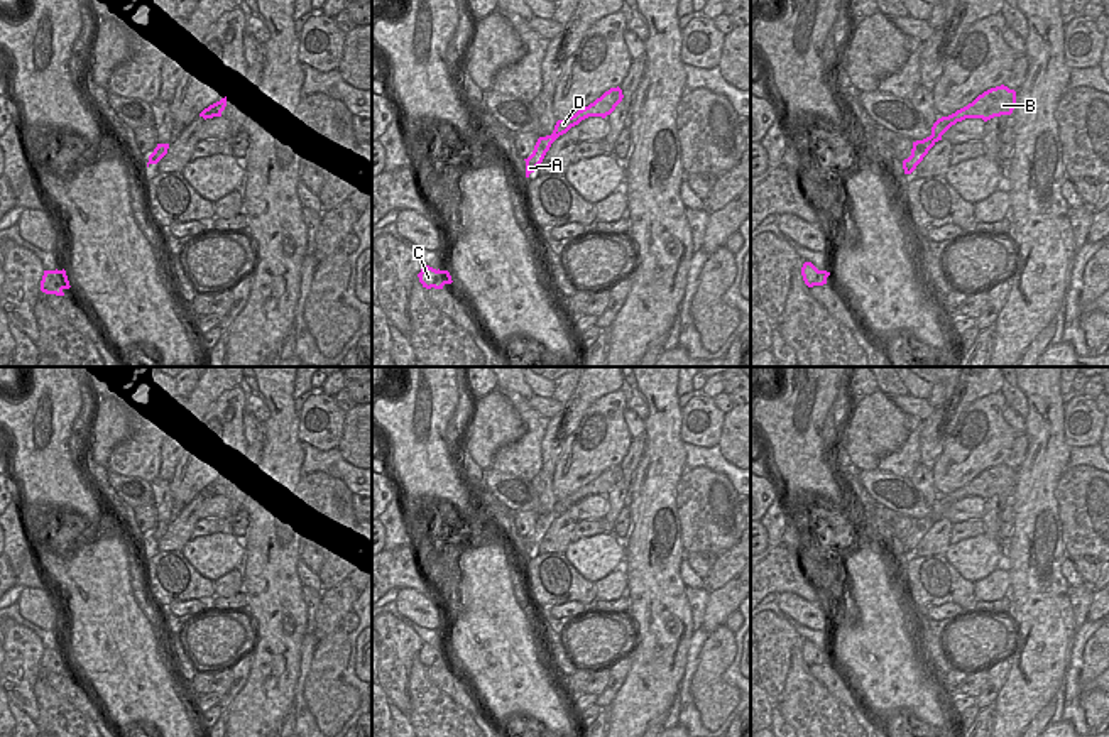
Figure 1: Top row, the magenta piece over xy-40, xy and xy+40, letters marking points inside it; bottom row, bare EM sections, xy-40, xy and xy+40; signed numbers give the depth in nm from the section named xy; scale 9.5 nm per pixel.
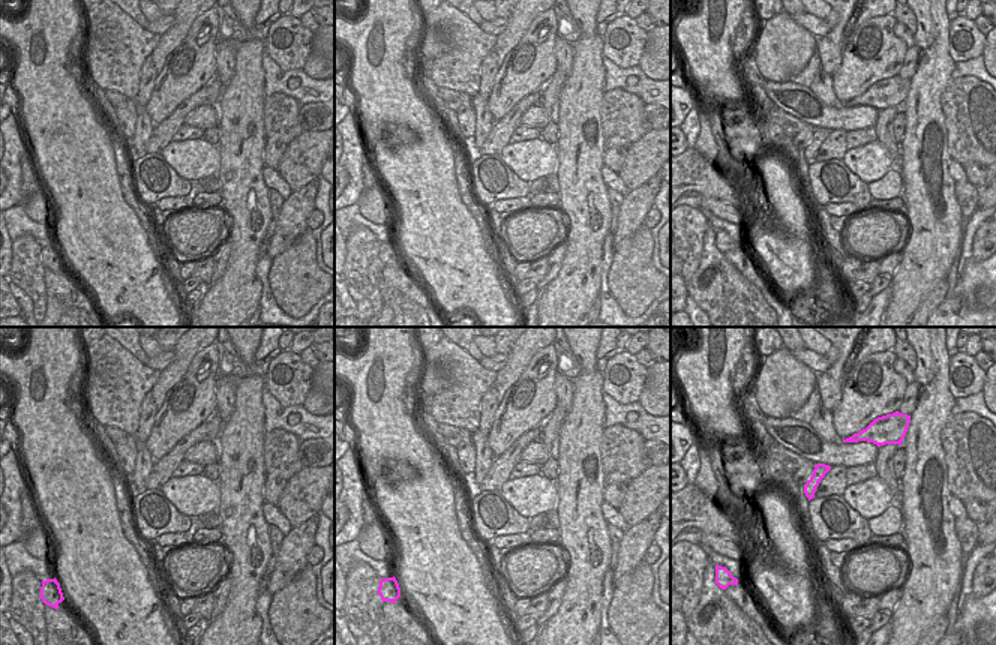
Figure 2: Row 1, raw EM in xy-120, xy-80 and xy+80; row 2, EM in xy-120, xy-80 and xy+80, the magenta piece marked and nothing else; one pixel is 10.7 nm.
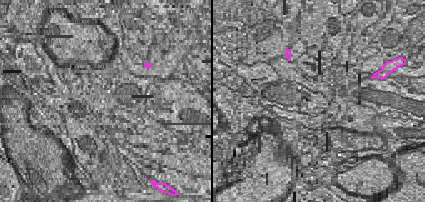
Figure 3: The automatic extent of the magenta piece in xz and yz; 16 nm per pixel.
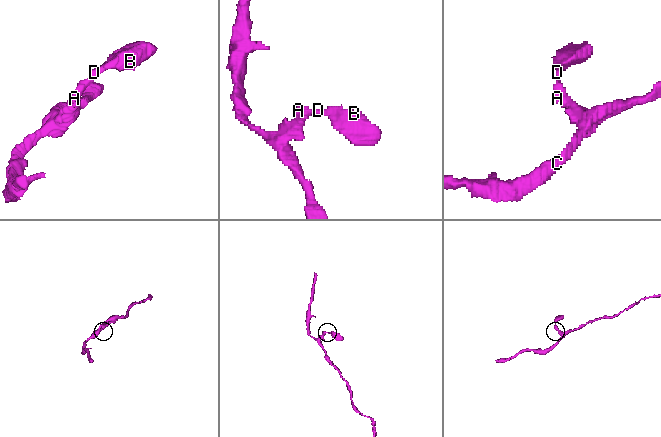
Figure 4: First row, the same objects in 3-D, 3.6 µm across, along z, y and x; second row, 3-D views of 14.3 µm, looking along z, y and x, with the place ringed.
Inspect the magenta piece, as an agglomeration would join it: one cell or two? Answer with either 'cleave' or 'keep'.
keep

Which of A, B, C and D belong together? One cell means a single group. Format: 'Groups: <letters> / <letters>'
Groups: A B C D

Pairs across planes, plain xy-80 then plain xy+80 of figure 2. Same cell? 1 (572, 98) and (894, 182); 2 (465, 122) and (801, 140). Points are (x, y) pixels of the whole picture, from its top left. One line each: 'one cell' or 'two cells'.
1: two cells
2: one cell

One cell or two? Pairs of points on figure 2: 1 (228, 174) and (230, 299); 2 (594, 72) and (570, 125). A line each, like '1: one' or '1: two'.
1: one
2: one

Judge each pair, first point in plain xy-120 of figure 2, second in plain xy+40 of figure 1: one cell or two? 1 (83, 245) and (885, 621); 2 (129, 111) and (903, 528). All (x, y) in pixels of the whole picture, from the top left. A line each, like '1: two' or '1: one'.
1: one
2: one

